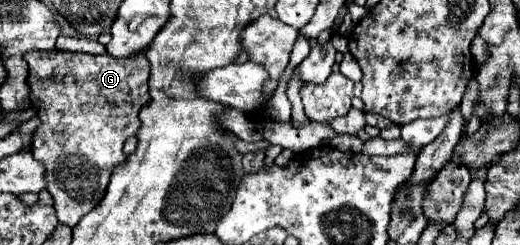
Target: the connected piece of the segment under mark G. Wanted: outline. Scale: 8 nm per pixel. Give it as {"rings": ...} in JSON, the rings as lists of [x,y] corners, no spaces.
{"rings":[[[58,49],[28,51],[24,57],[28,63],[30,101],[38,109],[40,121],[42,121],[40,127],[34,131],[32,155],[46,165],[48,193],[54,199],[58,221],[74,227],[80,221],[80,217],[90,213],[102,201],[114,167],[126,159],[126,155],[122,153],[124,141],[130,135],[136,135],[140,129],[138,113],[144,105],[150,103],[150,93],[148,93],[150,63],[144,55],[116,59],[116,57],[110,57],[110,53],[88,55],[88,53],[70,53],[70,51],[58,51]]]}

